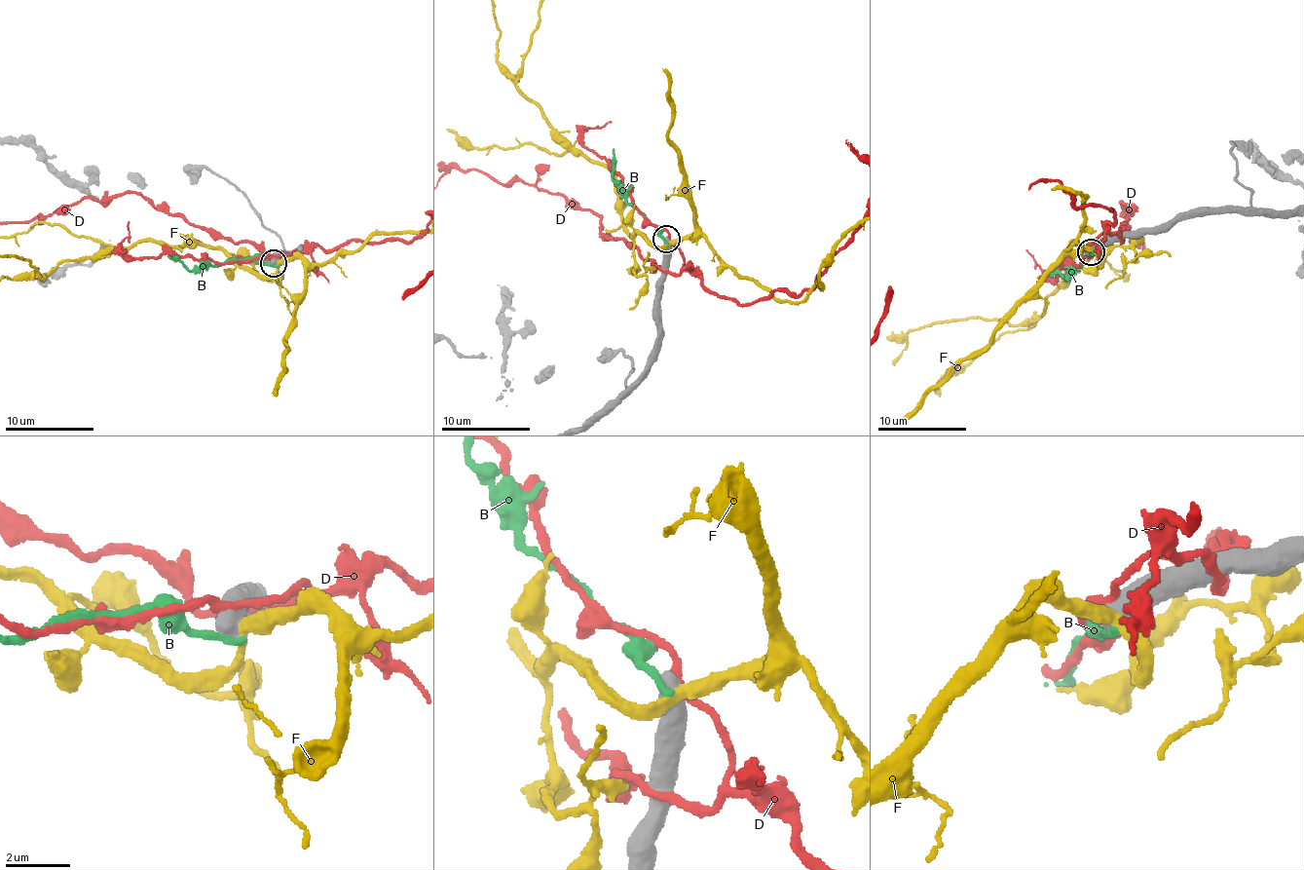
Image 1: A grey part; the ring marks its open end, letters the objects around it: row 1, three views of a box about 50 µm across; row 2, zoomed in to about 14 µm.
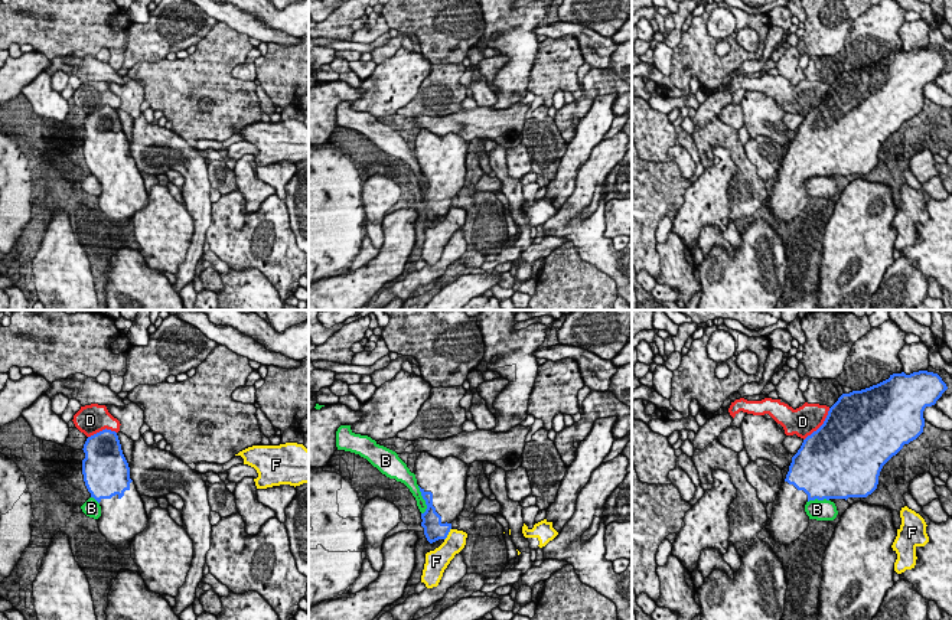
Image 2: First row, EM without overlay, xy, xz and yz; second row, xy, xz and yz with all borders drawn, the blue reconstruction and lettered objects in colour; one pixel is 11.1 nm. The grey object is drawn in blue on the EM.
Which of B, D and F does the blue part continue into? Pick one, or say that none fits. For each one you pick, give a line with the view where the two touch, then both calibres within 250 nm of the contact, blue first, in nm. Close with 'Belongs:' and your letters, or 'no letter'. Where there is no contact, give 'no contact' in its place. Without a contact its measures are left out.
Belongs: no letter

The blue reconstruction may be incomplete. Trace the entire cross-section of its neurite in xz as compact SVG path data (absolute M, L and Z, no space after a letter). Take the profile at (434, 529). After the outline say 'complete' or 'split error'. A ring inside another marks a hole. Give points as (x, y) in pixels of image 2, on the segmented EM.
M417 453L414 474L427 509L421 526L430 544L446 539L466 502L469 466L456 457Z; split error

